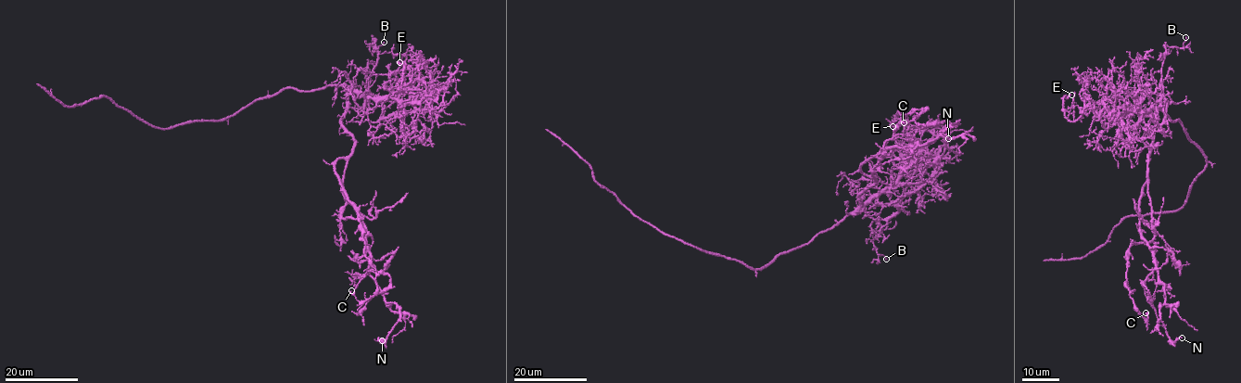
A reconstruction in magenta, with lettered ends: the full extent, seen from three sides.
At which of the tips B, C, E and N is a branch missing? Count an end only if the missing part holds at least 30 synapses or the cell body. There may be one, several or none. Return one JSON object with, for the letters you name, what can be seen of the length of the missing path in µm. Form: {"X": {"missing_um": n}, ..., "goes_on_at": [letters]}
{"goes_on_at": []}

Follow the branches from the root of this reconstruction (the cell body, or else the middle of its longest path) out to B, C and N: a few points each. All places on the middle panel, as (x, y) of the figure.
B: (825, 232), (900, 184), (925, 181), (899, 198), (897, 213), (876, 221), (880, 232), (873, 246), (886, 259)
C: (825, 232), (858, 210), (883, 144), (906, 114), (926, 108), (904, 122)
N: (825, 232), (858, 210), (875, 183), (864, 161), (958, 121), (948, 138)

